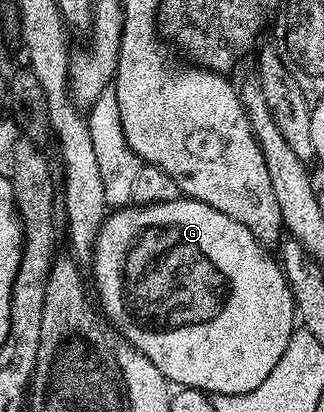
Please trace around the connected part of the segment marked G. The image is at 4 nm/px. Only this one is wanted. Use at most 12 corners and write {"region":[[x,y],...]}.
{"region":[[118,207],[91,284],[181,388],[255,390],[295,327],[247,226]]}

